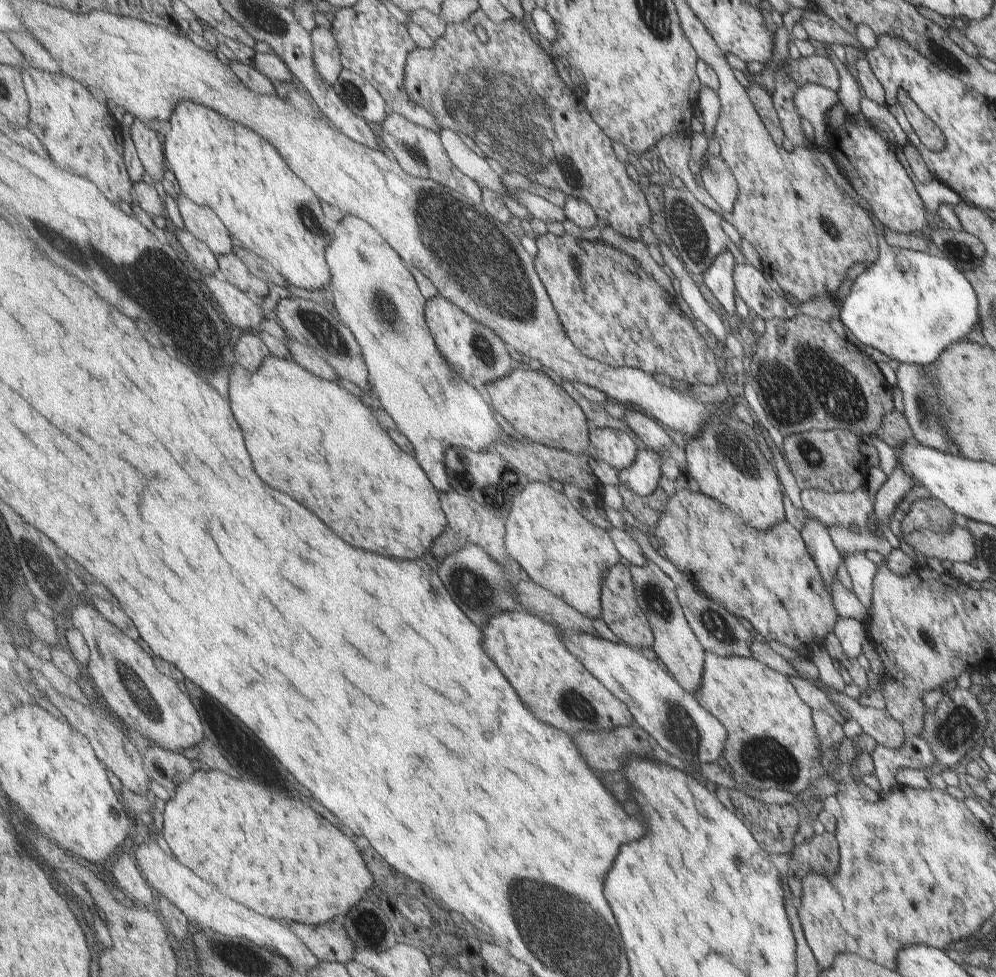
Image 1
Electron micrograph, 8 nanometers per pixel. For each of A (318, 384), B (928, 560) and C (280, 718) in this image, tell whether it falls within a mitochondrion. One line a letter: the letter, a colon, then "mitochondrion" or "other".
A: other
B: other
C: other

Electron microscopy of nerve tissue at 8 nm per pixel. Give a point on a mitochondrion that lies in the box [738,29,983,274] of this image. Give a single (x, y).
(931, 46)

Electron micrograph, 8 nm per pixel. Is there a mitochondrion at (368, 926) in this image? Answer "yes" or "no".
yes

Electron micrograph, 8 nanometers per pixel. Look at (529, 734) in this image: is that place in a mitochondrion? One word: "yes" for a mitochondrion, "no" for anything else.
no

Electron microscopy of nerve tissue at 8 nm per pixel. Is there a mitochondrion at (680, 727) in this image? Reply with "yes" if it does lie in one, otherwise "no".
yes

